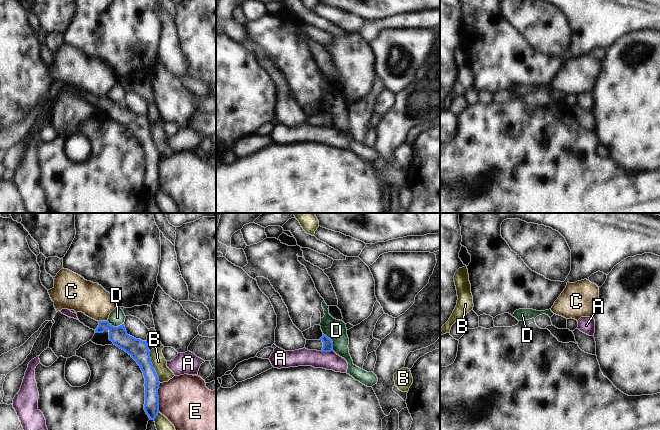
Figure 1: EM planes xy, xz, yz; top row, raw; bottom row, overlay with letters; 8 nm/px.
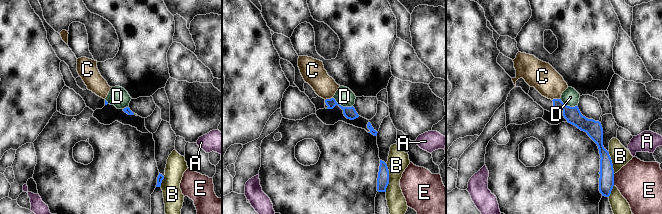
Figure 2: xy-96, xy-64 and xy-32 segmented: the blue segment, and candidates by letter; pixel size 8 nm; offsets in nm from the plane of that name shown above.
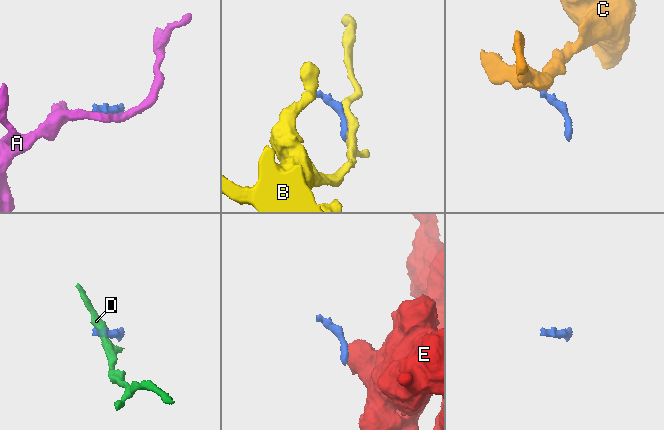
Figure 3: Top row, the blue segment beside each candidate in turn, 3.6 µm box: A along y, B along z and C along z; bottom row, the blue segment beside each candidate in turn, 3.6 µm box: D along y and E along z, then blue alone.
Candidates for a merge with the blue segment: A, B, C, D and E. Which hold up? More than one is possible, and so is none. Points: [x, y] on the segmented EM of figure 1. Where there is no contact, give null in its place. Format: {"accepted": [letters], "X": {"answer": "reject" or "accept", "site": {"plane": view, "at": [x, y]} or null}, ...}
{"accepted": [], "A": {"answer": "reject", "site": {"plane": "xz", "at": [327, 351]}}, "B": {"answer": "reject", "site": {"plane": "xy", "at": [152, 367]}}, "C": {"answer": "reject", "site": {"plane": "xy", "at": [102, 321]}}, "D": {"answer": "reject", "site": {"plane": "xz", "at": [331, 341]}}, "E": {"answer": "reject", "site": {"plane": "xy", "at": [158, 397]}}}

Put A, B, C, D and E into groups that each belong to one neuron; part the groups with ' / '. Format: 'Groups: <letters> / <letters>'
Groups: A / B / C / D / E.

